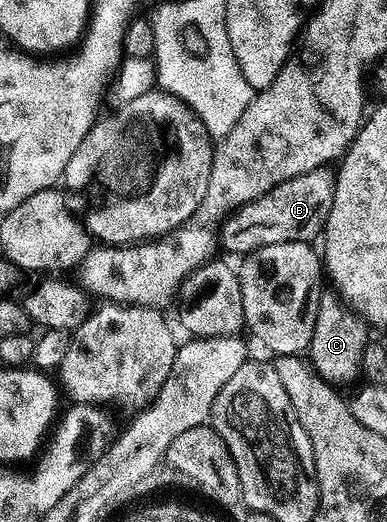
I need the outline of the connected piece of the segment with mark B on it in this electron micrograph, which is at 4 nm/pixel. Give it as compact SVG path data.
M325 167L306 171L306 175L298 175L294 179L286 179L278 183L266 195L254 199L240 206L224 217L218 229L218 245L221 250L228 253L240 253L247 255L253 253L255 249L261 249L270 243L290 243L291 241L311 242L312 236L319 234L324 226L324 220L328 217L328 212L334 199L334 187L336 186L336 174L331 168Z

